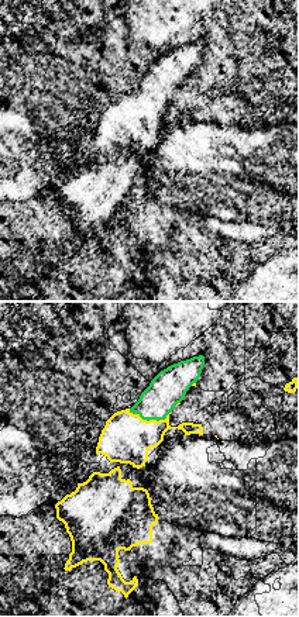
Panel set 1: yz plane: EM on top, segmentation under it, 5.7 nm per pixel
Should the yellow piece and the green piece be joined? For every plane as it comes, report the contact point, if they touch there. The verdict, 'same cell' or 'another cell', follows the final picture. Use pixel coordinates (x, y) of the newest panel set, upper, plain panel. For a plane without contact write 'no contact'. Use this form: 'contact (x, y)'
contact (150, 104)

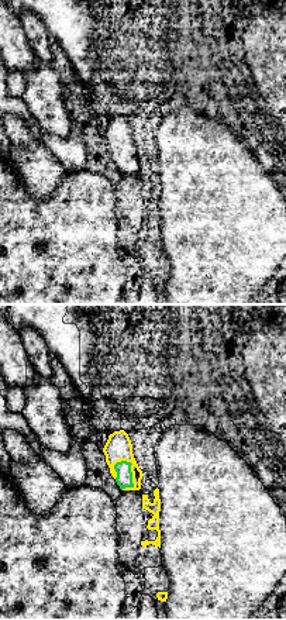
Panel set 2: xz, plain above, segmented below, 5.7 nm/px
contact (133, 162)

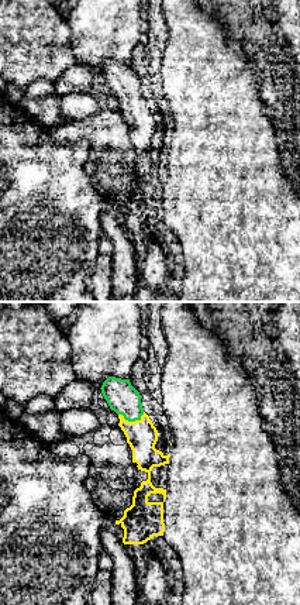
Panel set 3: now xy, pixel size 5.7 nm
contact (131, 106)

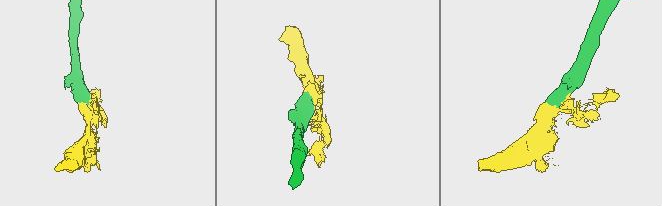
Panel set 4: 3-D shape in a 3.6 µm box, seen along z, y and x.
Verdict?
same cell

